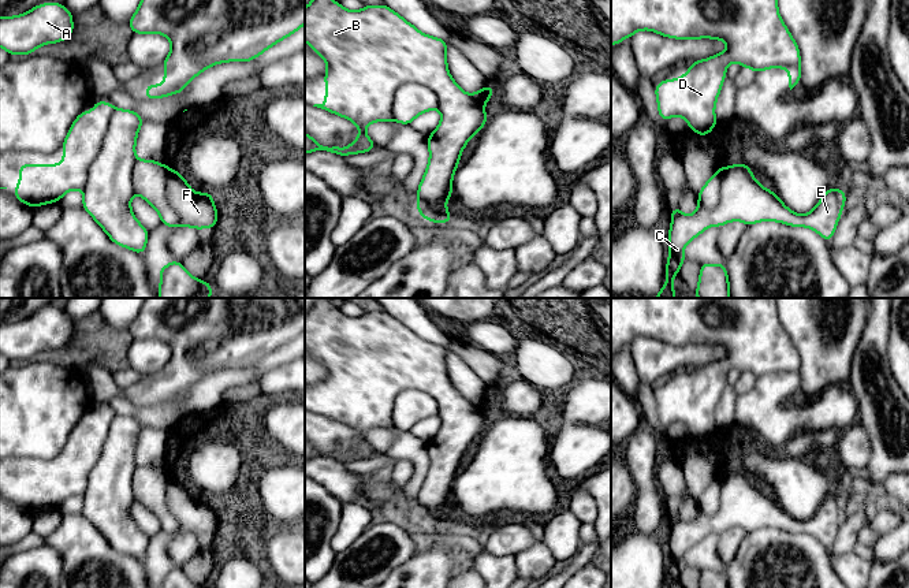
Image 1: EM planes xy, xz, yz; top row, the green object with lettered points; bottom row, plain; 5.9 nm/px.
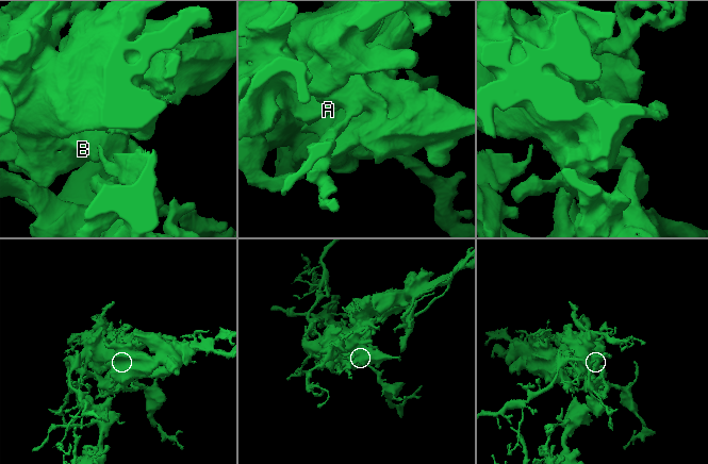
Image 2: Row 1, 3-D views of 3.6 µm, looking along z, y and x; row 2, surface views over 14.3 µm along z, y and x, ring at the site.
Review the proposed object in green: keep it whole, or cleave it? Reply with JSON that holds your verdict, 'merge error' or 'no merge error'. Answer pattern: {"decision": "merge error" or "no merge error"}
{"decision": "merge error"}

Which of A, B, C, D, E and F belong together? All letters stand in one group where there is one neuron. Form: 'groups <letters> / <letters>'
groups A B C D E / F

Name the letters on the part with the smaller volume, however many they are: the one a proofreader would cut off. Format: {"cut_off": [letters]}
{"cut_off": ["F"]}

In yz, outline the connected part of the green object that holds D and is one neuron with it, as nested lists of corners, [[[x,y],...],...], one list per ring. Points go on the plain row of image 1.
[[[611,298],[611,351],[638,336],[652,336],[677,346],[715,345],[727,350],[724,358],[692,368],[686,380],[678,386],[664,386],[655,394],[662,427],[681,423],[690,436],[703,443],[718,432],[715,410],[730,369],[749,373],[752,379],[787,375],[790,397],[801,387],[800,356],[781,325],[775,298]]]

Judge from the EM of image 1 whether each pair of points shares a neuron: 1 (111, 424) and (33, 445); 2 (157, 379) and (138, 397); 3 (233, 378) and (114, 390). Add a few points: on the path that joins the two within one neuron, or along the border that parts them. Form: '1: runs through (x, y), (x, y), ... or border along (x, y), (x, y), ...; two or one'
1: border along (86, 408), (71, 431), (66, 446), (48, 460); two
2: runs through (153, 383), (142, 393); one
3: border along (120, 394), (105, 401); two

